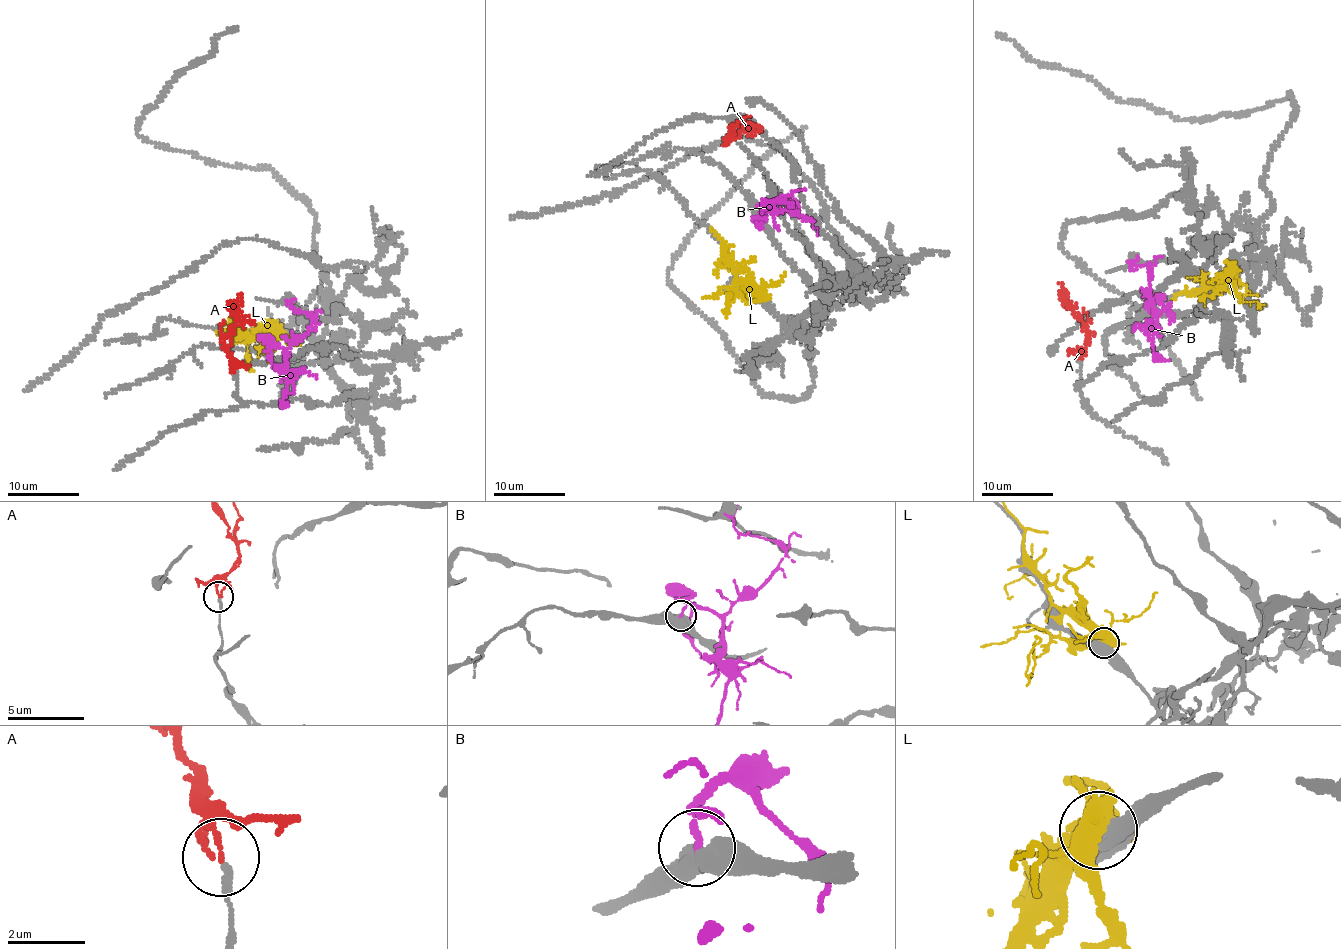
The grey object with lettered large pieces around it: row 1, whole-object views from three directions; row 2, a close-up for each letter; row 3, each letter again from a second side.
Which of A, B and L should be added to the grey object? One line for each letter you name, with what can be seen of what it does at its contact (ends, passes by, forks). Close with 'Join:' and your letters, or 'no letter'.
Join: no letter

